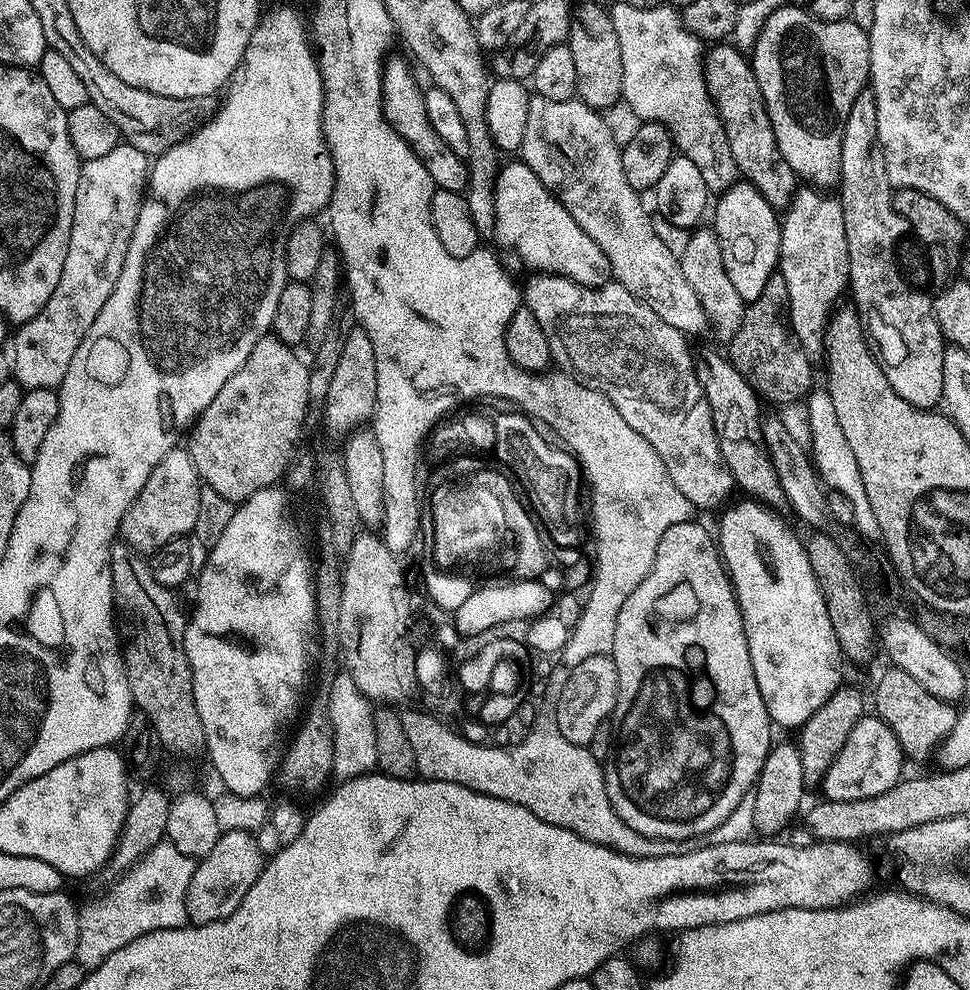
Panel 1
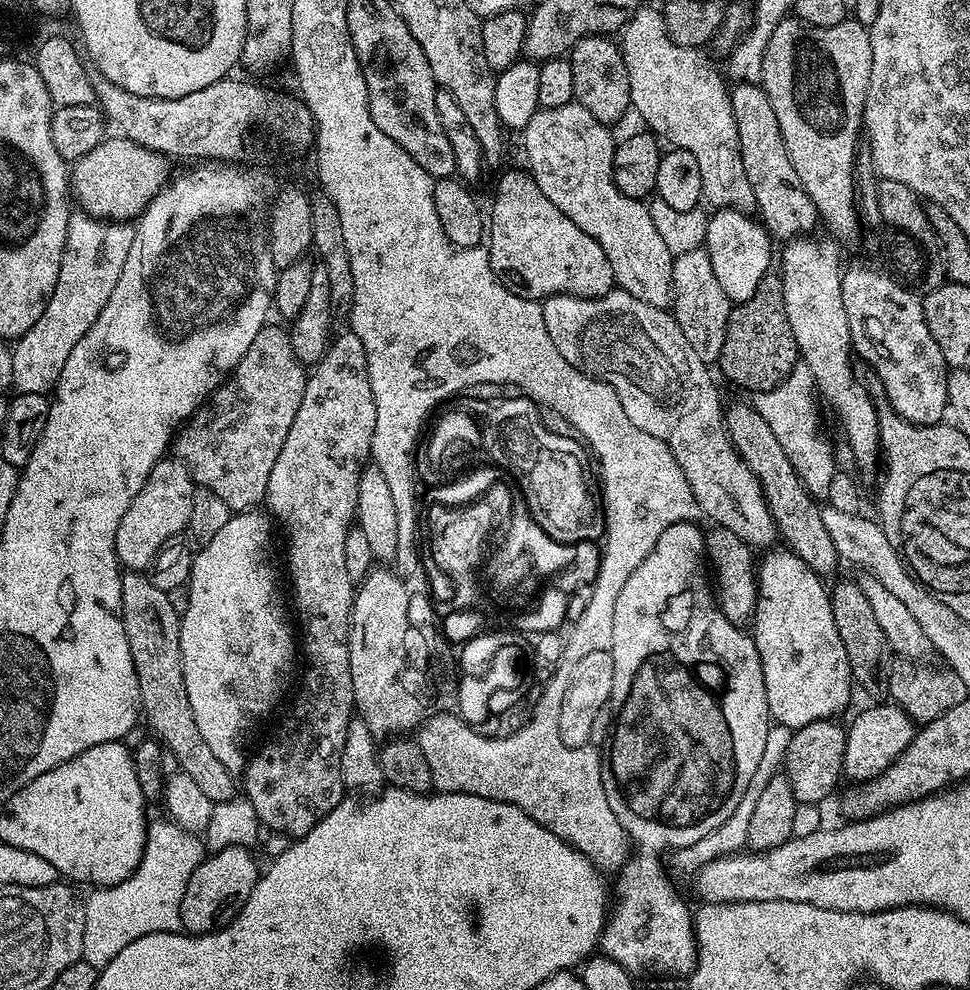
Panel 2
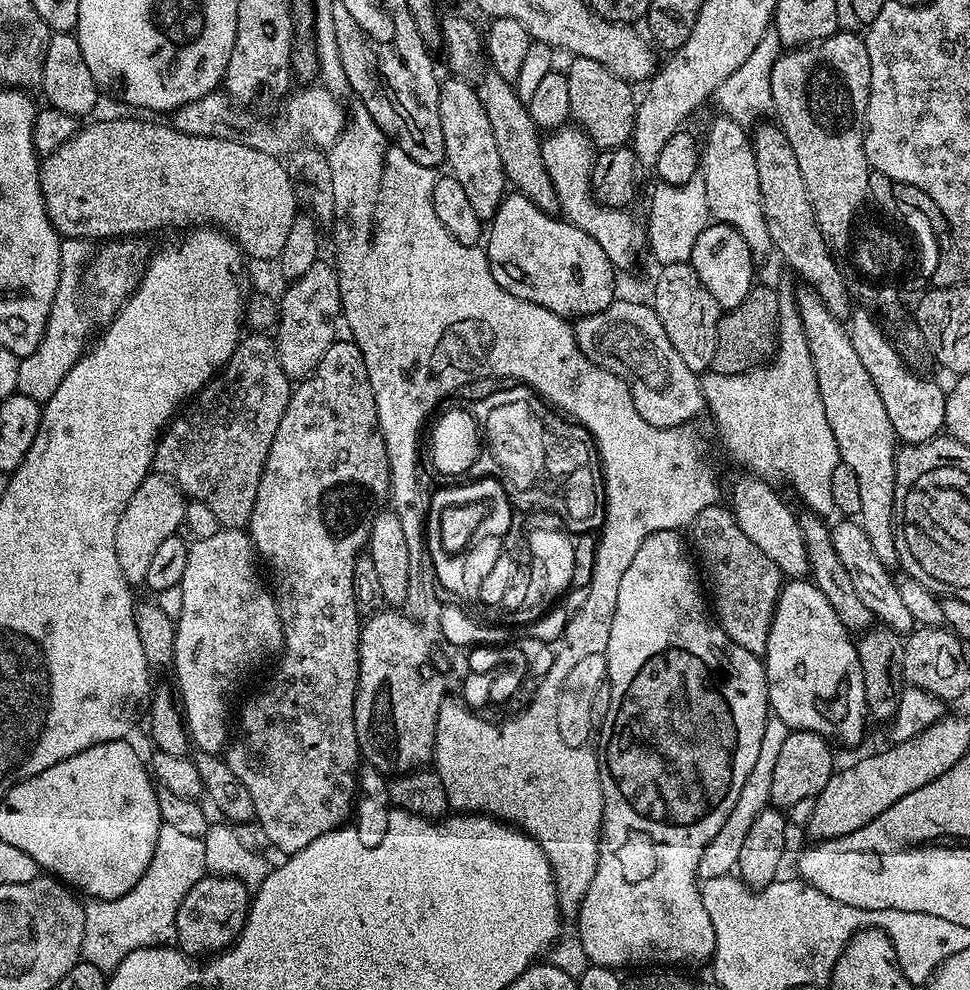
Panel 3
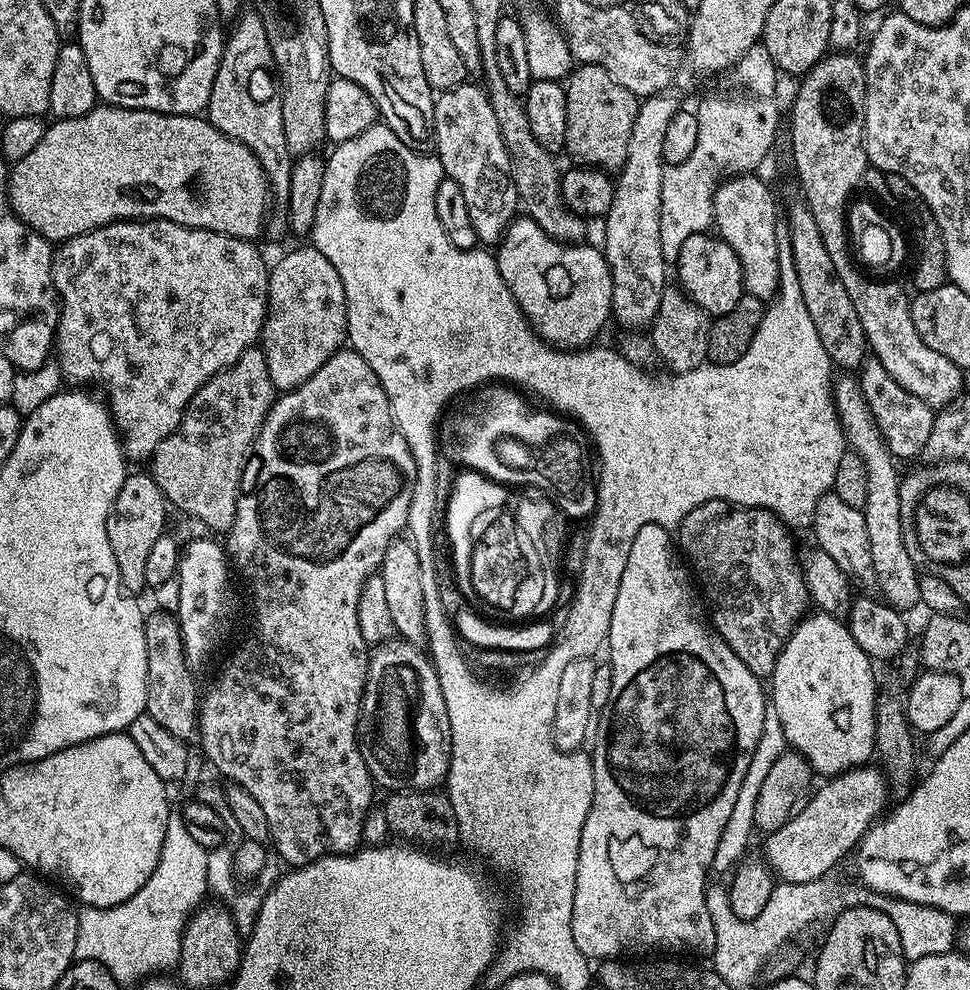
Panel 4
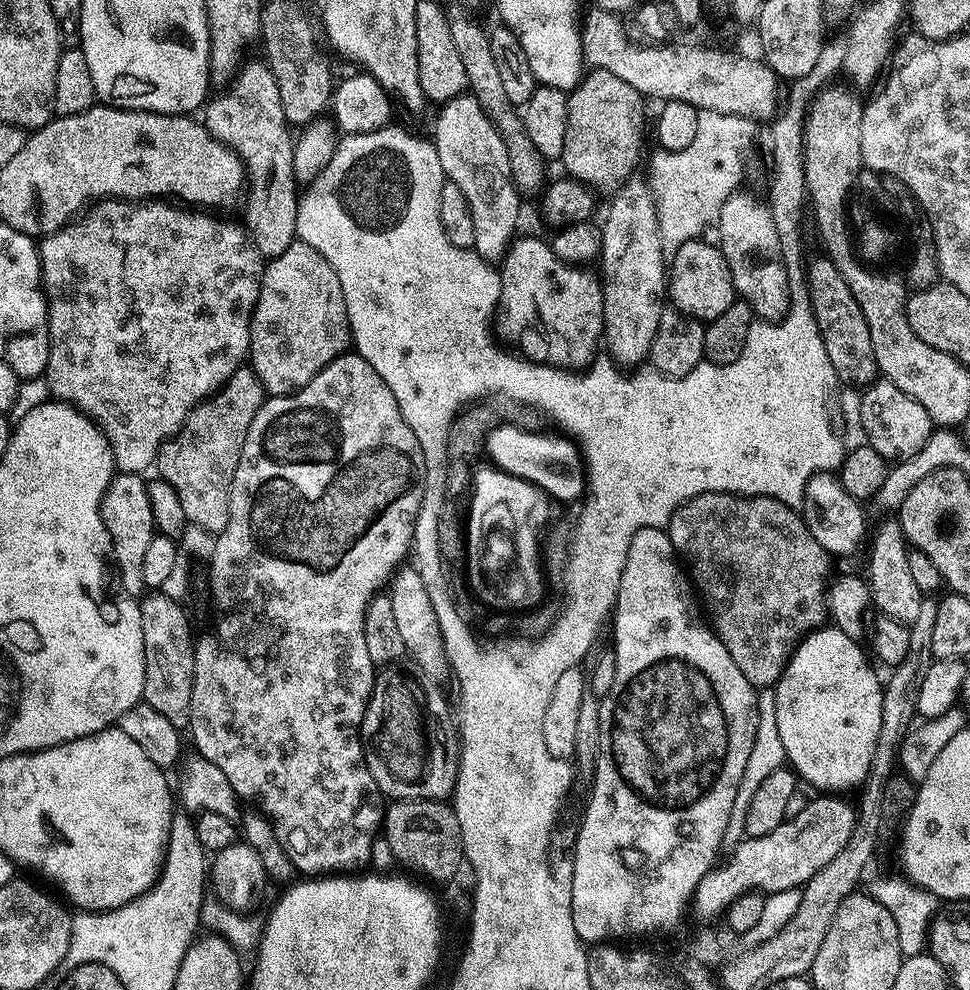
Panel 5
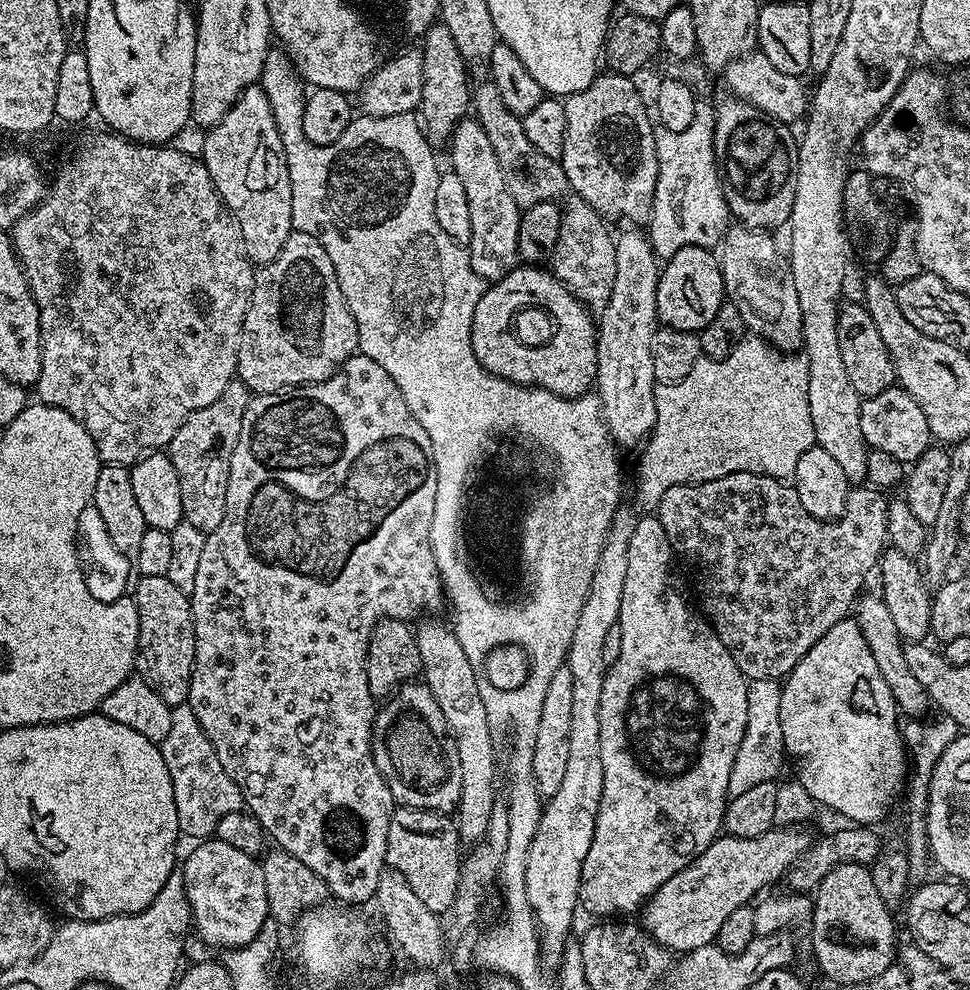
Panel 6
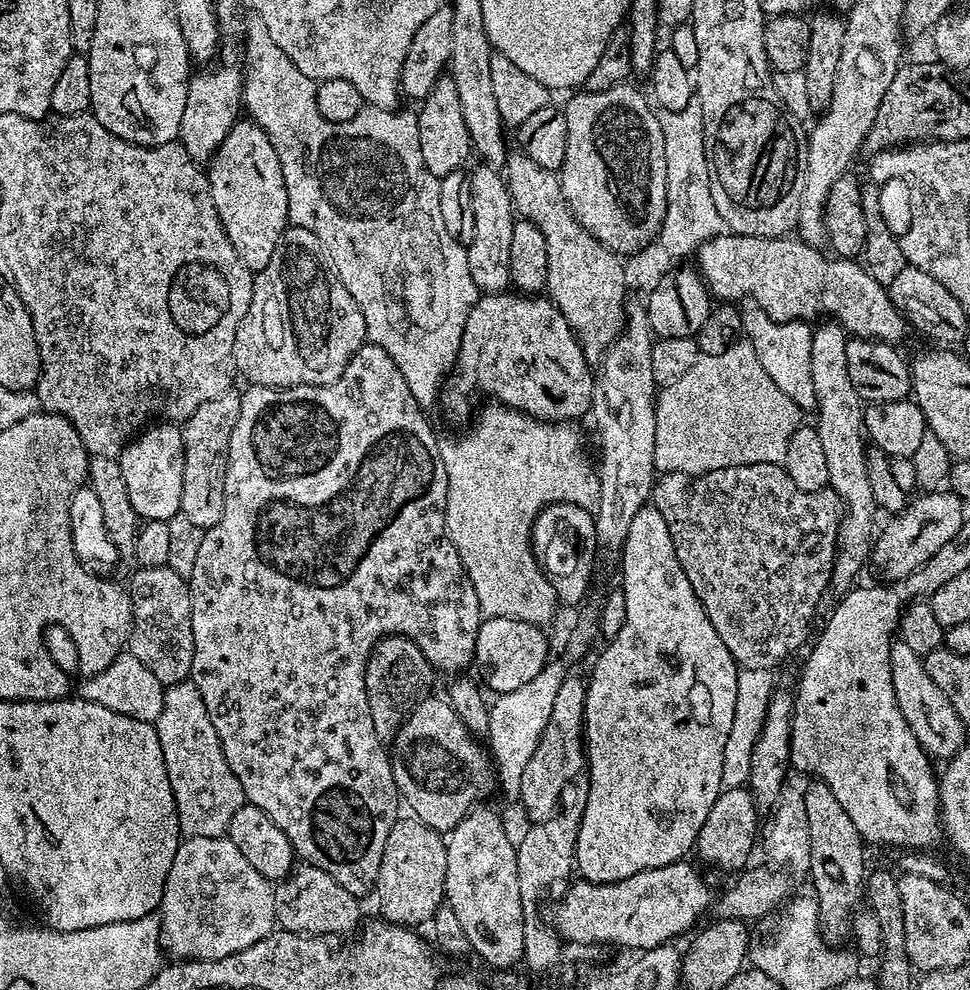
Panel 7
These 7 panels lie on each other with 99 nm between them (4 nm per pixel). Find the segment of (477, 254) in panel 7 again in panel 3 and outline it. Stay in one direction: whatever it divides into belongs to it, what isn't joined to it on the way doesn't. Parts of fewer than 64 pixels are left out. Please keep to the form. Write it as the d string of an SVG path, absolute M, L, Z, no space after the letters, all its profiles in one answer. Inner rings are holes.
M459 78L445 79L440 85L438 114L442 118L442 138L444 139L444 159L450 169L450 175L458 178L458 183L466 189L468 200L474 205L474 211L482 221L491 221L496 211L501 208L506 195L506 177L502 158L498 155L498 142L494 142L492 120L486 118L486 110L480 101L479 91L469 81Z

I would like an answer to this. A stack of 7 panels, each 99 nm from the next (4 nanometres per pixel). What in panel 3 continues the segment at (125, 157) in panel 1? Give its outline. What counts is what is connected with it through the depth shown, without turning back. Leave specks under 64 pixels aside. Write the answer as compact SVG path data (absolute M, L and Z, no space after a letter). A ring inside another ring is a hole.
M86 240L60 241L60 277L58 290L54 294L54 302L50 306L50 318L46 322L46 330L42 334L42 342L34 354L23 357L18 366L18 382L16 391L26 394L26 398L46 401L62 386L62 378L70 374L70 370L80 360L86 351L84 338L88 334L88 316L84 313L82 296L82 281L84 270L94 255L94 248Z

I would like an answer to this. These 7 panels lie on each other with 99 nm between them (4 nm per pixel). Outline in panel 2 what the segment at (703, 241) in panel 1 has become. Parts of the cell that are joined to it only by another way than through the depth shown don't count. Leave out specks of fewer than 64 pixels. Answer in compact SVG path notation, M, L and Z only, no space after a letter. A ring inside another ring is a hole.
M703 246L694 250L686 250L686 254L678 254L672 262L672 303L670 311L682 334L686 334L686 342L702 358L705 364L712 366L717 363L722 354L722 342L726 342L726 322L730 318L734 304L733 301L726 298L718 278L714 275L714 269L710 267L710 254Z

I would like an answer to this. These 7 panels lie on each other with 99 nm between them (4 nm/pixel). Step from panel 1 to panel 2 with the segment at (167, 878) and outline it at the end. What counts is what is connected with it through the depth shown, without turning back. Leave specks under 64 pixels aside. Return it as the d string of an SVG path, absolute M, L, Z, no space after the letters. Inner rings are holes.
M167 818L152 820L148 826L148 841L144 843L142 862L126 878L108 888L91 889L84 905L83 960L96 969L108 965L134 938L155 932L178 932L182 894L190 874L204 861L206 845L199 835L182 830Z

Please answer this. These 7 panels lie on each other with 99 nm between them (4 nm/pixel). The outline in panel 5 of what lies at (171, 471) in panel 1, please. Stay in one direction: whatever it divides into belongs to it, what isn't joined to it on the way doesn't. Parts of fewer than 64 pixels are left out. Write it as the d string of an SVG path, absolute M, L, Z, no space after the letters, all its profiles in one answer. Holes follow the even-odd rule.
M117 471L109 482L100 503L100 517L108 531L108 544L110 545L111 559L116 559L116 568L120 571L120 584L124 587L123 595L128 598L140 598L145 595L146 589L142 582L142 561L150 538L157 536L154 514L150 510L150 496L148 484L143 475L134 472Z

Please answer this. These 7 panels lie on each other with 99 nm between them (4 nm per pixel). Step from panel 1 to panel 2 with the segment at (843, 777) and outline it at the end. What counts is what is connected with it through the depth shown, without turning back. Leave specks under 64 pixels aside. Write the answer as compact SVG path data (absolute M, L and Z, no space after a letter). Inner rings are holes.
M876 702L873 708L864 708L846 728L844 751L844 776L852 782L870 780L882 774L910 746L916 736L917 725L895 702ZM888 703L888 704L884 704Z

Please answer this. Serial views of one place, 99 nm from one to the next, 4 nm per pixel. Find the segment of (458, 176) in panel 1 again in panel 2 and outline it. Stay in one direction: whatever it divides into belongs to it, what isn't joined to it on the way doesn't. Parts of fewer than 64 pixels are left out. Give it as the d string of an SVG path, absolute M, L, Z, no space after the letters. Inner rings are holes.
M352 10L348 14L348 33L362 74L366 78L370 118L374 118L374 126L378 126L378 130L382 130L386 138L394 138L394 142L398 142L398 146L402 146L402 150L406 150L406 154L410 154L410 158L414 158L414 162L418 162L418 166L426 170L426 174L436 178L451 177L456 172L456 163L454 150L450 150L450 138L446 138L438 118L436 109L438 85L430 70L430 62L426 62L426 54L422 54L422 46L418 46L406 22L402 22L400 15L391 10L385 12Z

